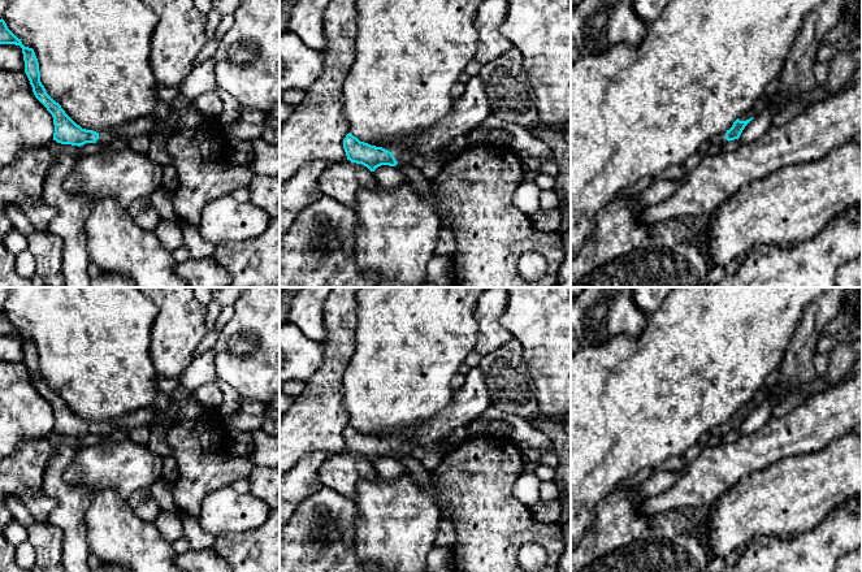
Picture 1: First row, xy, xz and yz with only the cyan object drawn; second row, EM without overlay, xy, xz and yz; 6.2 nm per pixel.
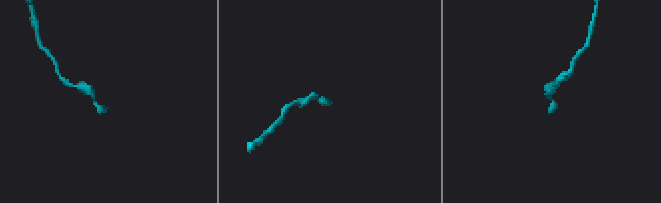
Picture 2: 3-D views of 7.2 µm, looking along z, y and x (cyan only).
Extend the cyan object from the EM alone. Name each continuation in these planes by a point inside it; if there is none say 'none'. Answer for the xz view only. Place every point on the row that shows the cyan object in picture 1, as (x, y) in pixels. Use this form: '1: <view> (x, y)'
1: xz (472, 107)

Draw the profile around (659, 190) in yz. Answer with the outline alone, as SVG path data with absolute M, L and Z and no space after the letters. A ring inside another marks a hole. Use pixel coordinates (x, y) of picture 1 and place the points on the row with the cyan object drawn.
M686 176L680 179L655 179L646 190L640 195L627 196L629 203L640 203L642 207L654 205L660 203L675 194L675 191L685 181Z

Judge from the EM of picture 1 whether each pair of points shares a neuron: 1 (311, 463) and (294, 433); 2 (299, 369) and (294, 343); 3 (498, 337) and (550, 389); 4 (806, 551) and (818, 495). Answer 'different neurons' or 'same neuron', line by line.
1: different neurons
2: same neuron
3: different neurons
4: different neurons

